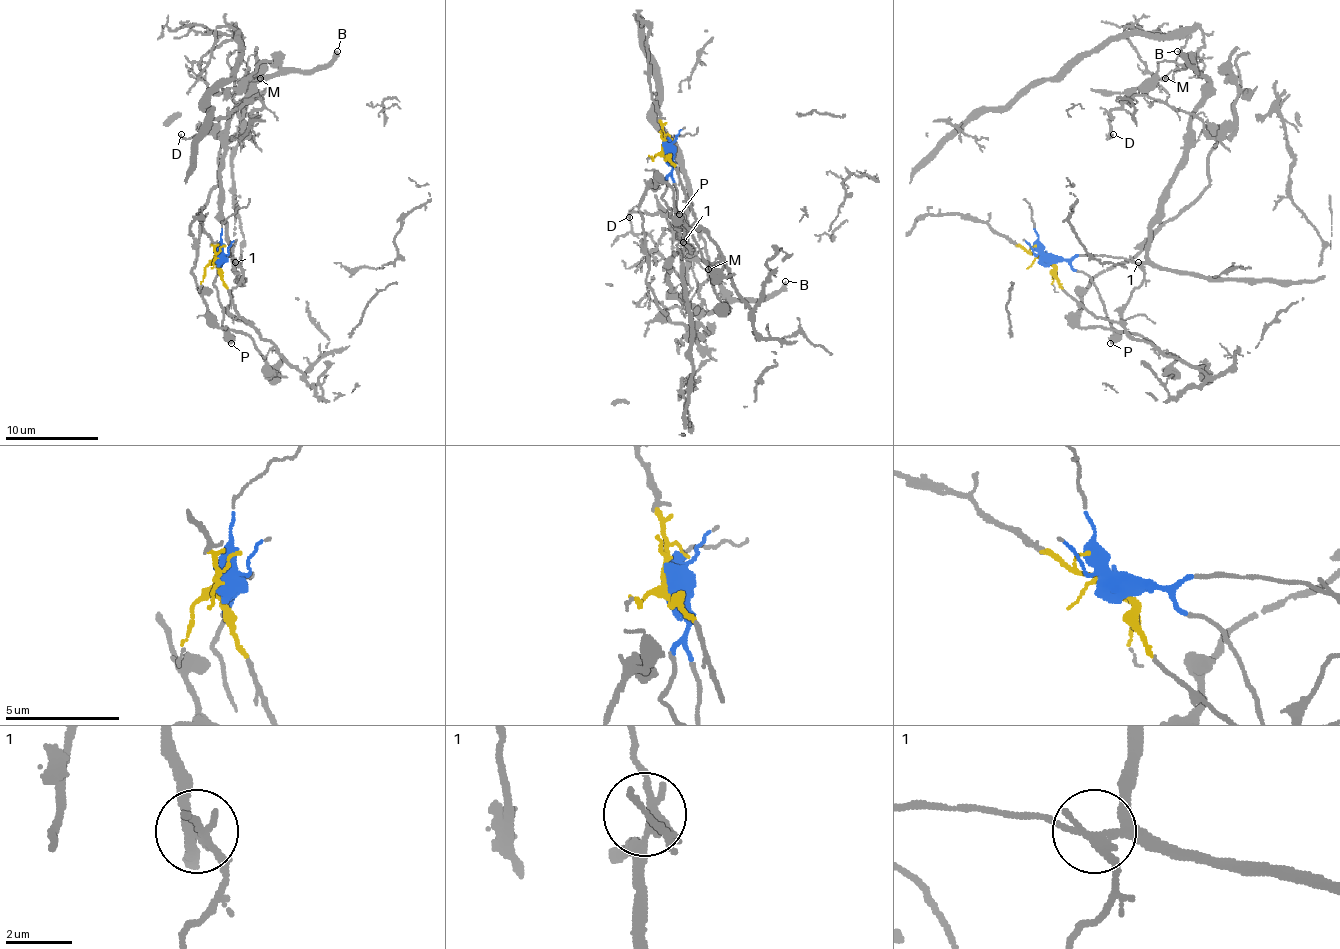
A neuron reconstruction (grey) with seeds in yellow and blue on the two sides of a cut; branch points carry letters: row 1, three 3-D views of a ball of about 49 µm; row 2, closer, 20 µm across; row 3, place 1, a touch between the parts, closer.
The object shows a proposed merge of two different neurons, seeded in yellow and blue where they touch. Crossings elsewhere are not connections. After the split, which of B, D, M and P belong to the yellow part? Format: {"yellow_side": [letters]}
{"yellow_side": ["D"]}

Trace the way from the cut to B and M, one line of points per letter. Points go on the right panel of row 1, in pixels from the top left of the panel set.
B: (1047, 260), (1110, 255), (1129, 262), (1143, 262), (1157, 203), (1180, 161), (1189, 115), (1208, 82), (1178, 52)
M: (1047, 260), (1145, 260), (1150, 222), (1208, 84), (1194, 68), (1161, 61), (1159, 77), (1166, 77)

